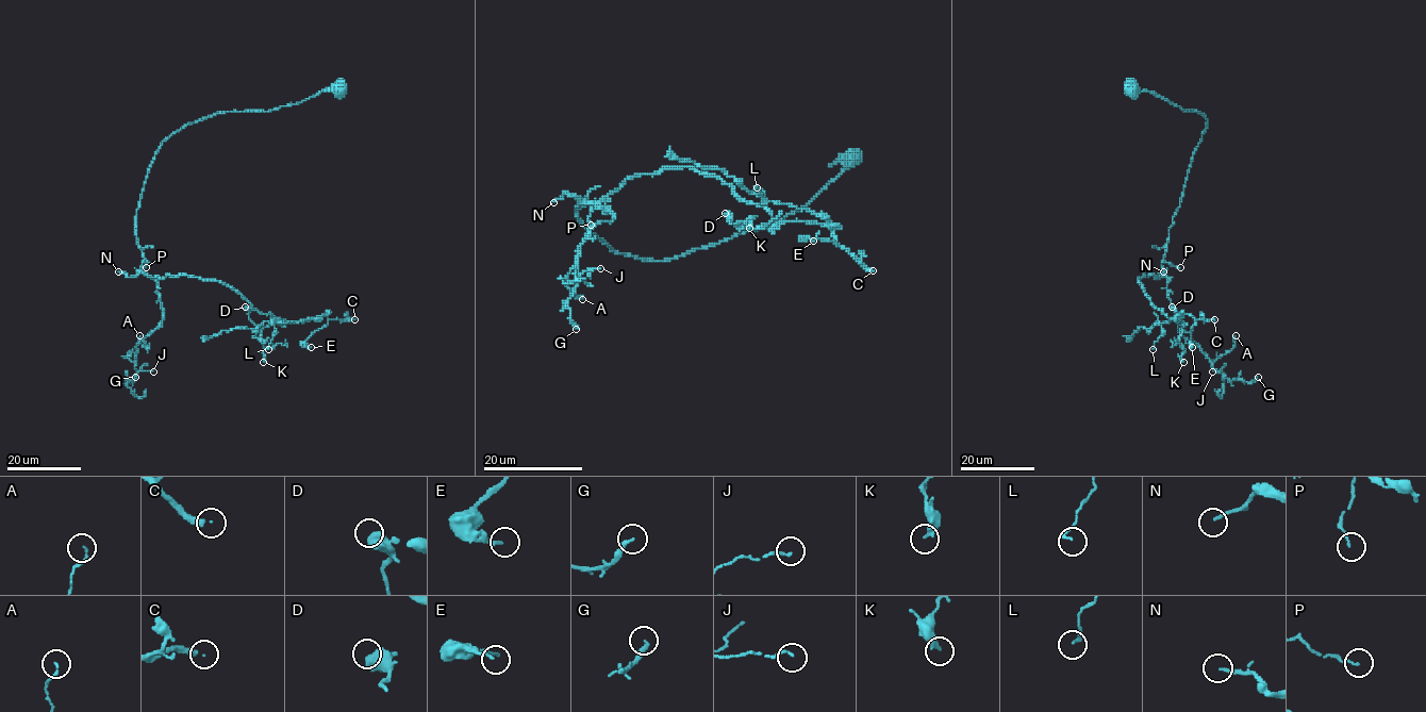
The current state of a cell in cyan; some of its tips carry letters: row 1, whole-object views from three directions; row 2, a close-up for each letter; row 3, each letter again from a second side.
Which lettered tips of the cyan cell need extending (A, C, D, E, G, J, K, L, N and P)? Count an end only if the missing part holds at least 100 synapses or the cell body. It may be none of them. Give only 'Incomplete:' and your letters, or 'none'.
Incomplete: C

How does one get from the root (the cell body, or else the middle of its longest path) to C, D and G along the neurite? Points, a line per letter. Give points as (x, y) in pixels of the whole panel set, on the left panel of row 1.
C: (340, 88), (171, 133), (136, 238), (151, 277), (219, 280), (286, 323), (354, 319)
D: (340, 88), (188, 122), (150, 167), (136, 215), (142, 270), (219, 280), (286, 323), (258, 327), (245, 307)
G: (340, 88), (269, 111), (218, 112), (162, 143), (136, 238), (164, 313), (137, 346), (135, 377)

